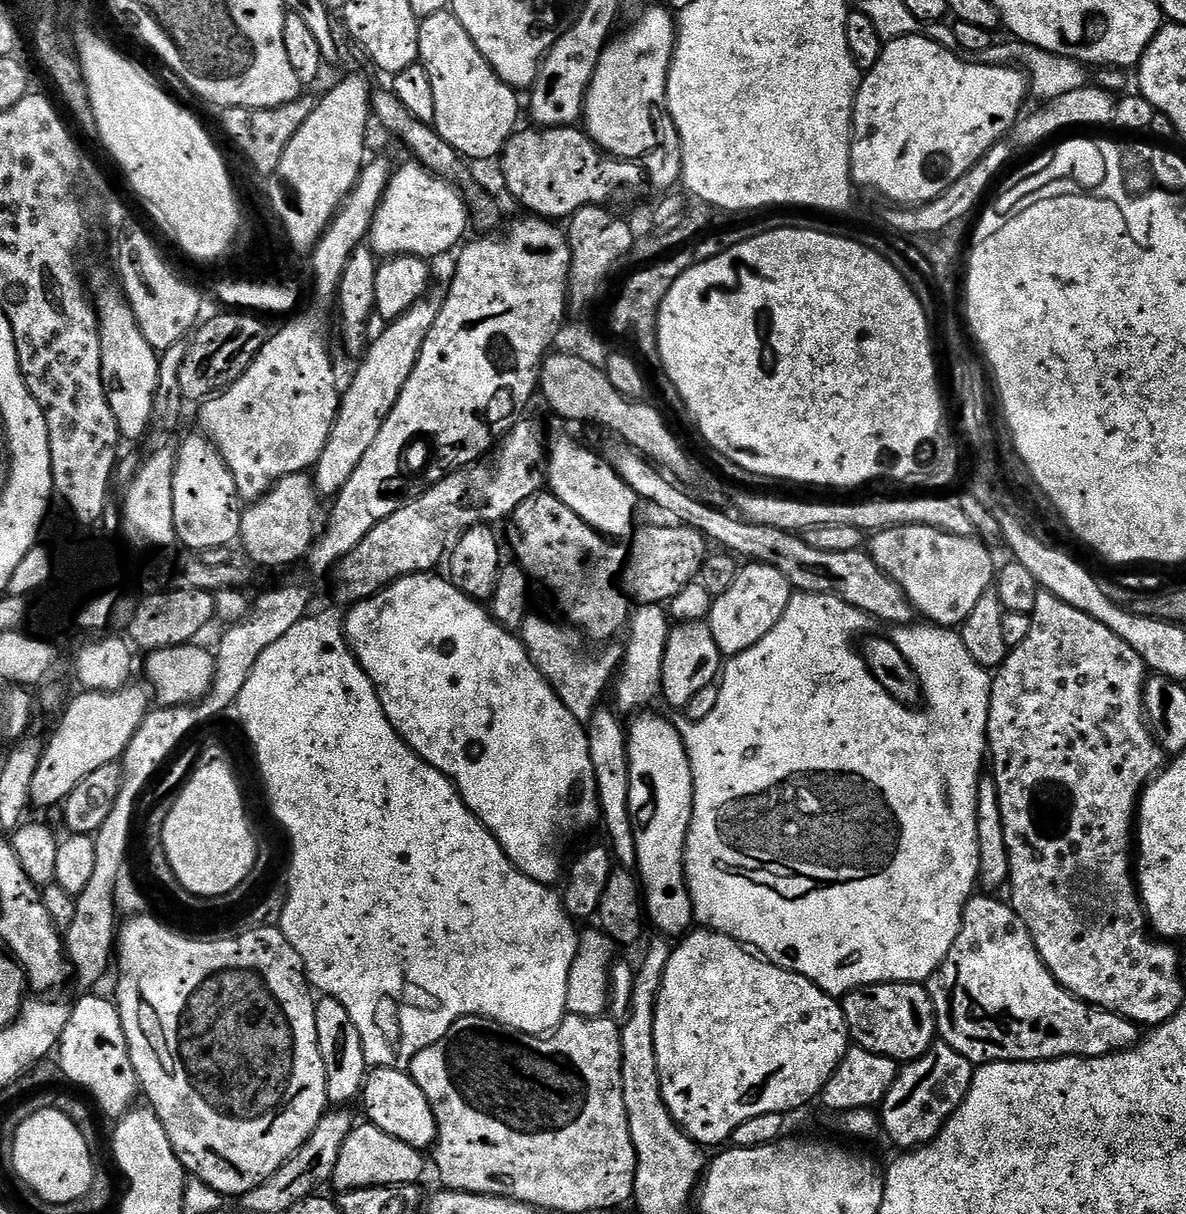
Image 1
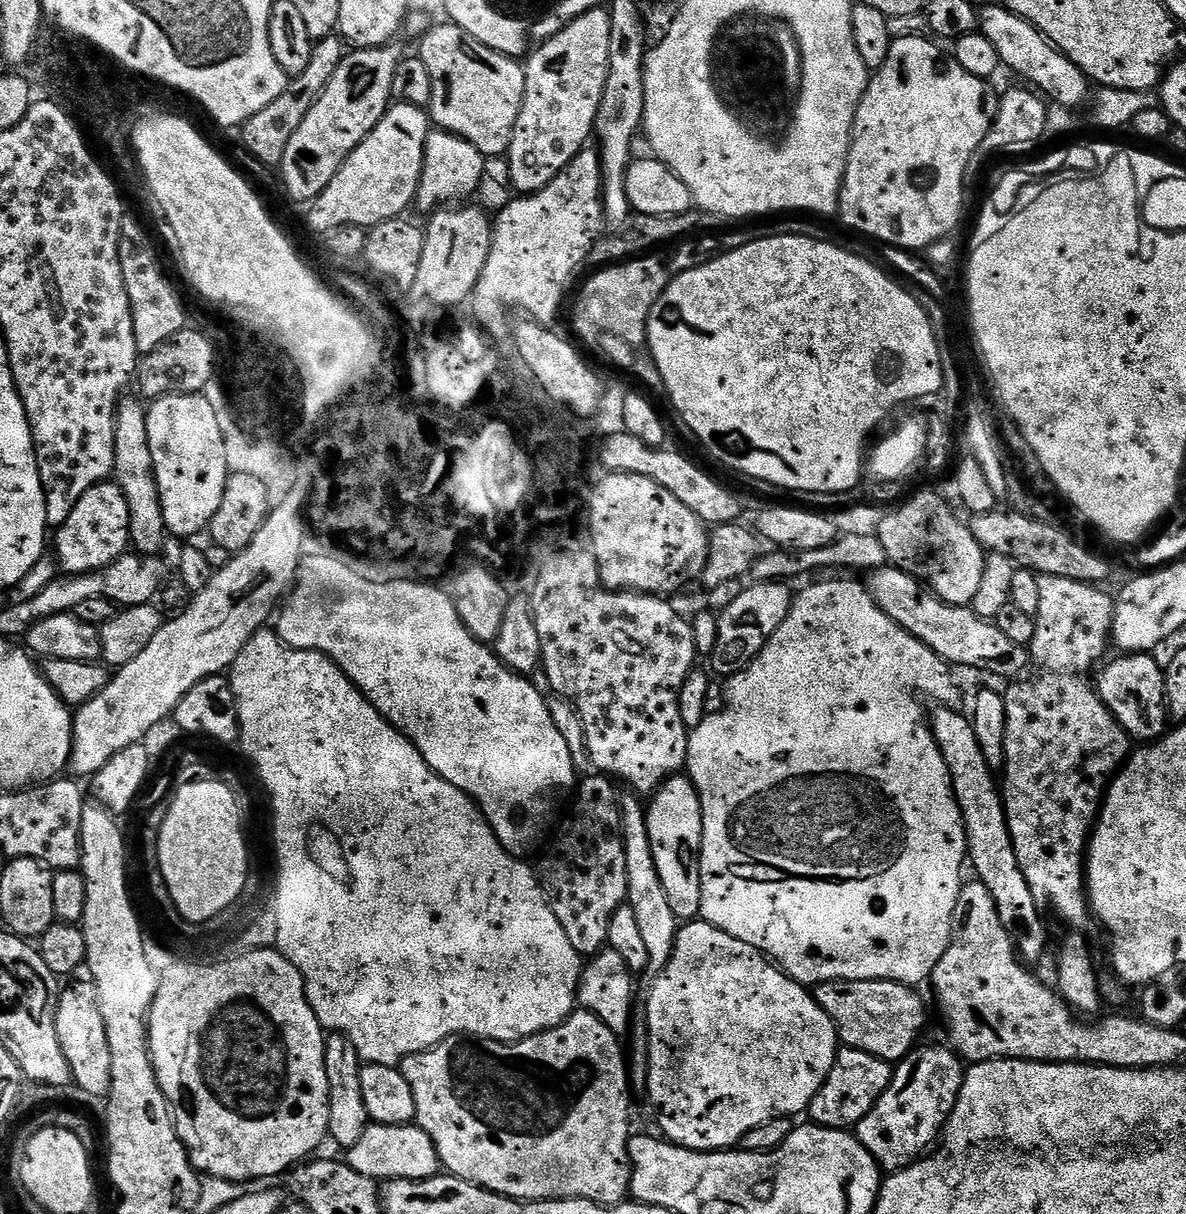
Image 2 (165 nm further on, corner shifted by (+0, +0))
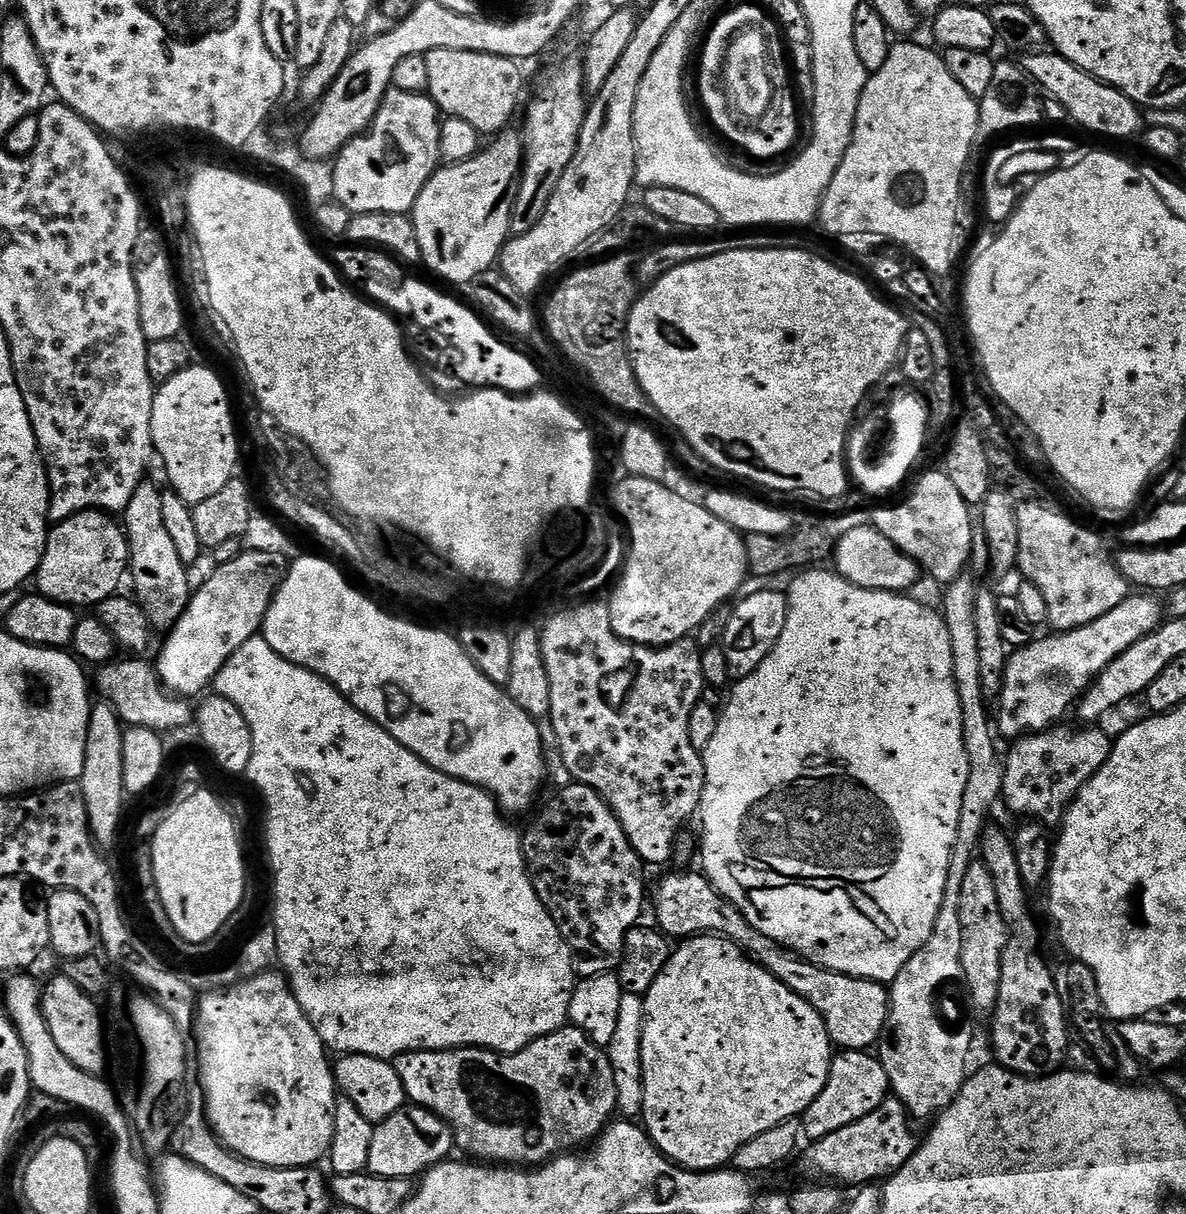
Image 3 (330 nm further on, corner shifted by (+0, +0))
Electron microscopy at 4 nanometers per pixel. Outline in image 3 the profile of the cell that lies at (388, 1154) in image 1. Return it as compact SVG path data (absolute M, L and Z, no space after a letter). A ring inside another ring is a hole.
M409 1103L373 1127L367 1171L382 1178L416 1178L445 1163L451 1152L454 1152L454 1137L449 1124L437 1112Z

